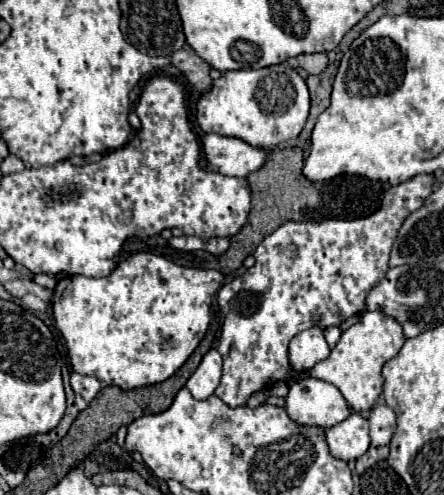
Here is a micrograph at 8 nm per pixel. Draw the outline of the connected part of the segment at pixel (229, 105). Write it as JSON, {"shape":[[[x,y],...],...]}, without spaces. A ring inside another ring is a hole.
{"shape":[[[286,62],[260,70],[224,72],[214,86],[202,94],[196,106],[196,120],[204,132],[236,136],[258,148],[276,148],[296,138],[308,120],[310,94],[306,80]]]}

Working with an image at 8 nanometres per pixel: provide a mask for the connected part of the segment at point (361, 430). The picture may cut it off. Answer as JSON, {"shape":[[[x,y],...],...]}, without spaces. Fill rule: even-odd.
{"shape":[[[352,412],[344,422],[326,430],[326,442],[330,454],[338,460],[348,462],[360,458],[370,446],[368,420],[362,418],[358,412]]]}

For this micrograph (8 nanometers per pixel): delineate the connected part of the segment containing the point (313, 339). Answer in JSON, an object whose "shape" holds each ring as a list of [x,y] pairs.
{"shape":[[[318,326],[308,328],[300,332],[298,336],[294,336],[288,348],[290,364],[298,372],[310,370],[316,362],[326,360],[328,354],[330,354],[330,346],[324,338],[324,332]]]}

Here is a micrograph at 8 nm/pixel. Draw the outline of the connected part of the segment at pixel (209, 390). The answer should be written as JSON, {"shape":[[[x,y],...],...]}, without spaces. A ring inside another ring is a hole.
{"shape":[[[210,350],[200,366],[196,368],[196,372],[188,378],[186,382],[186,388],[190,390],[190,394],[196,398],[196,400],[206,400],[208,396],[214,394],[218,382],[220,382],[220,376],[222,376],[222,358],[216,350]]]}

